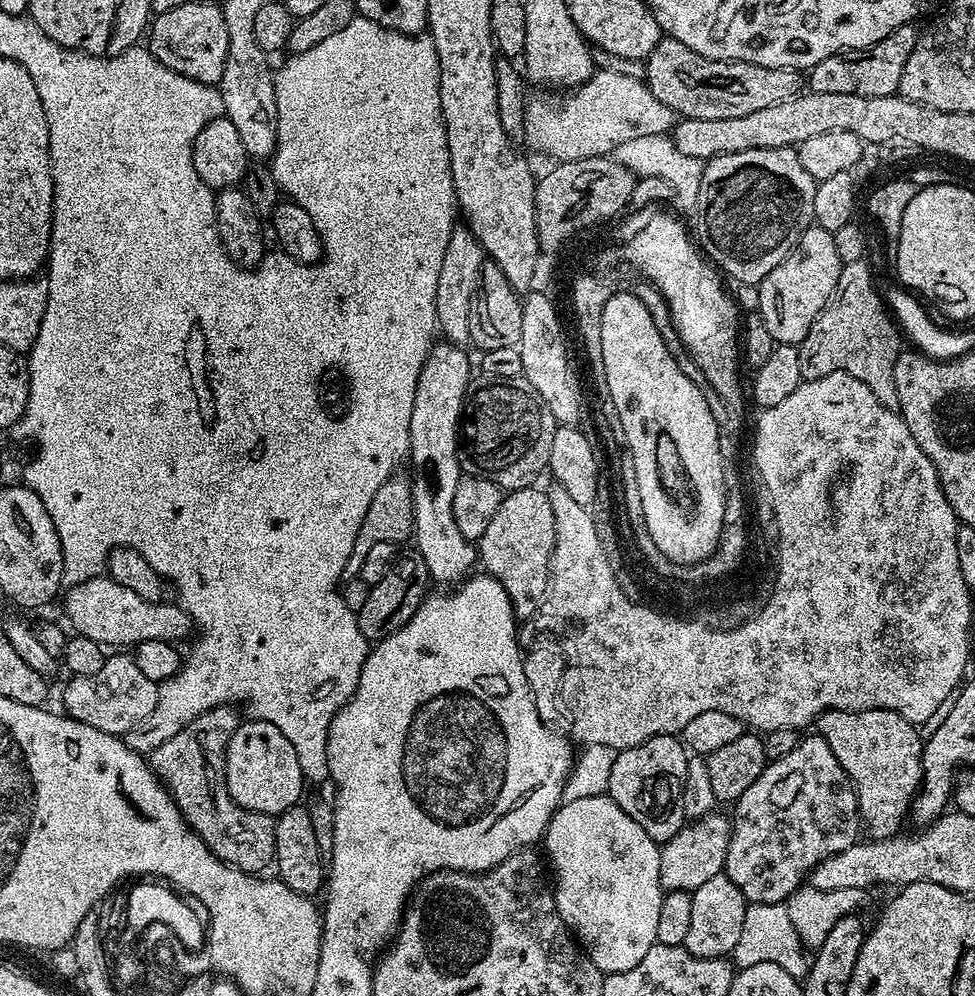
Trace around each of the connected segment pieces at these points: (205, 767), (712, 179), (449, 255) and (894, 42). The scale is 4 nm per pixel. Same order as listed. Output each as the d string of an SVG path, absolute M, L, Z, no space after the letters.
M222 706L194 718L170 742L162 742L150 754L150 767L160 783L172 795L172 801L184 816L188 824L208 849L230 868L237 868L249 874L263 873L263 868L276 859L273 817L246 810L228 796L226 786L226 750L234 730L242 722L242 716L235 707Z
M795 147L742 150L715 156L707 161L695 207L696 232L694 228L694 236L703 255L725 277L733 276L734 281L741 284L759 285L764 276L770 274L770 270L774 270L774 266L781 264L792 252L800 241L800 235L813 227L817 183L806 172L806 166L802 166L799 151Z
M457 226L446 242L446 255L442 258L442 270L438 274L438 294L436 295L436 323L439 331L444 332L445 341L467 345L471 341L470 314L472 302L478 295L480 286L480 267L486 259L484 247L467 226Z
M915 23L903 24L868 48L853 48L847 52L830 54L830 58L822 58L822 62L807 69L807 87L818 94L858 94L858 98L897 95L902 82L902 70L906 70L906 62L910 54L914 54L914 46L920 37L916 27Z

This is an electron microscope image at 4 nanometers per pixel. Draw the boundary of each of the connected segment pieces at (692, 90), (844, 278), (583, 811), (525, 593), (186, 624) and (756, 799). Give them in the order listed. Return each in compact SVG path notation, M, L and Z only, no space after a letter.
M669 35L654 46L646 65L646 83L654 98L658 98L658 102L666 102L677 117L686 120L742 118L802 92L802 76L795 68L771 68L741 60L709 60L706 63L702 54L690 50L690 46L682 46L682 42Z
M864 260L841 267L838 286L830 302L810 326L810 334L801 342L800 361L804 381L826 378L831 372L845 372L870 386L882 406L899 409L900 399L894 386L894 362L902 351L902 333L885 305L883 295L872 285L872 272Z
M607 794L564 800L544 831L543 844L548 851L547 863L554 877L558 914L568 931L600 972L611 974L634 970L634 966L638 966L638 962L642 962L657 943L658 910L662 910L665 894L660 884L661 845L652 840L650 834L646 834L646 830L642 830L642 826L638 826L638 822L634 822L634 818L630 818L630 814L619 808Z
M533 486L509 491L478 542L478 560L482 568L484 564L483 571L504 587L520 618L541 611L548 595L548 573L552 571L554 512L550 510L547 491L538 489Z
M107 574L92 576L86 582L71 585L67 592L63 597L64 608L68 611L73 626L76 627L75 631L101 646L107 646L109 649L112 647L112 650L123 649L120 648L123 644L135 646L155 640L187 641L188 631L191 633L194 628L192 617L180 607L179 603L150 602L146 598L138 598L134 590L118 586L118 582L114 582Z
M809 734L805 740L803 737L797 743L796 748L790 750L790 754L786 754L786 758L778 758L768 763L757 780L750 786L746 786L746 794L739 796L734 802L733 808L736 809L730 812L732 833L730 834L730 846L726 850L726 858L724 859L723 875L728 876L730 882L734 882L734 886L738 886L738 890L742 890L744 899L749 904L785 903L805 883L808 873L812 871L814 866L818 866L818 862L822 862L826 858L830 858L832 854L838 854L842 850L846 850L851 844L857 843L856 831L859 833L862 828L860 813L856 806L856 788L852 784L852 779L842 770L838 758L834 758L834 750L830 750L830 746L826 746L824 739L815 734Z

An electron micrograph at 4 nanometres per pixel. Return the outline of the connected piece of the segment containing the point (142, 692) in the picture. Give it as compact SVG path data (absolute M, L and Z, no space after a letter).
M124 654L109 655L98 674L72 676L64 688L63 711L73 720L94 726L94 730L123 737L151 714L160 690L158 685L150 682L150 678L146 678L146 674L142 674L131 655L120 655Z

